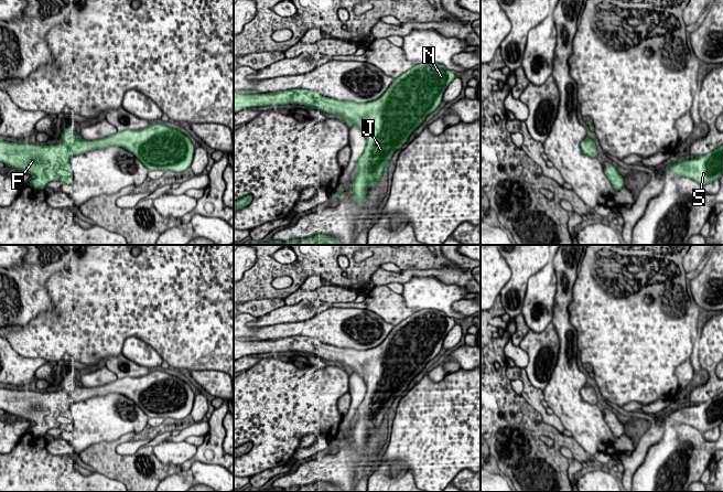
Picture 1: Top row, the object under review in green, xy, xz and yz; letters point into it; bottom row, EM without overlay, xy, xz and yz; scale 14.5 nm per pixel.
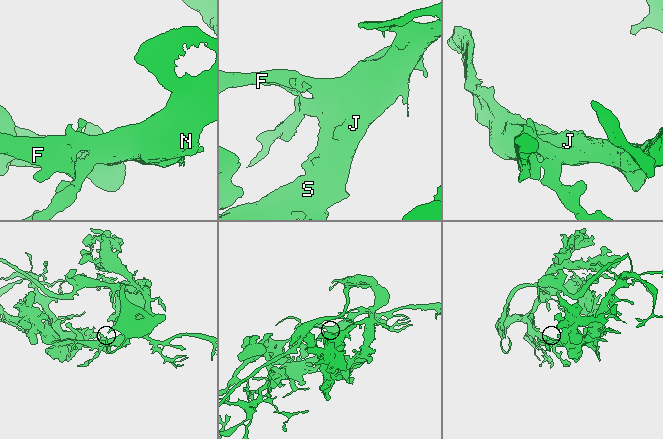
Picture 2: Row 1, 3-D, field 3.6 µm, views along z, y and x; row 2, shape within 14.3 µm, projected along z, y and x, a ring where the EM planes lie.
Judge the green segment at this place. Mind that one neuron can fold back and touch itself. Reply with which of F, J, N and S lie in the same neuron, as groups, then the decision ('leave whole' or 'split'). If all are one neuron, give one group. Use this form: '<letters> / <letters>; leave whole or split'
F J N S; leave whole

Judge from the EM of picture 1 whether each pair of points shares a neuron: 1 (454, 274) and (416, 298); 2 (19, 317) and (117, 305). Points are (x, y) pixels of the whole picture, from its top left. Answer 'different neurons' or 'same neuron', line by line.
1: different neurons
2: different neurons

